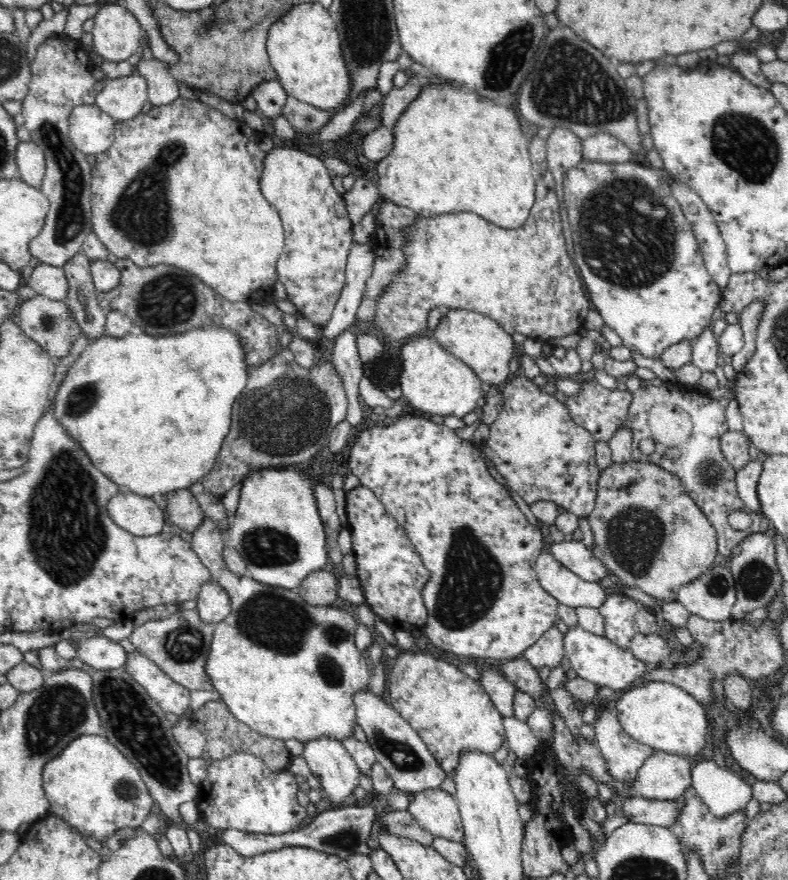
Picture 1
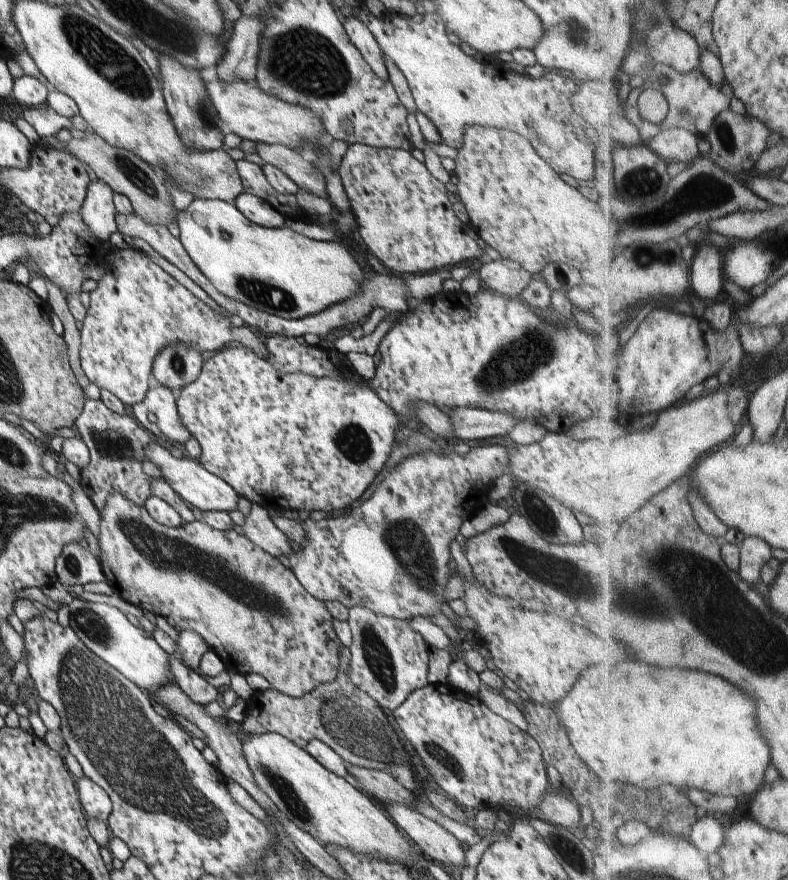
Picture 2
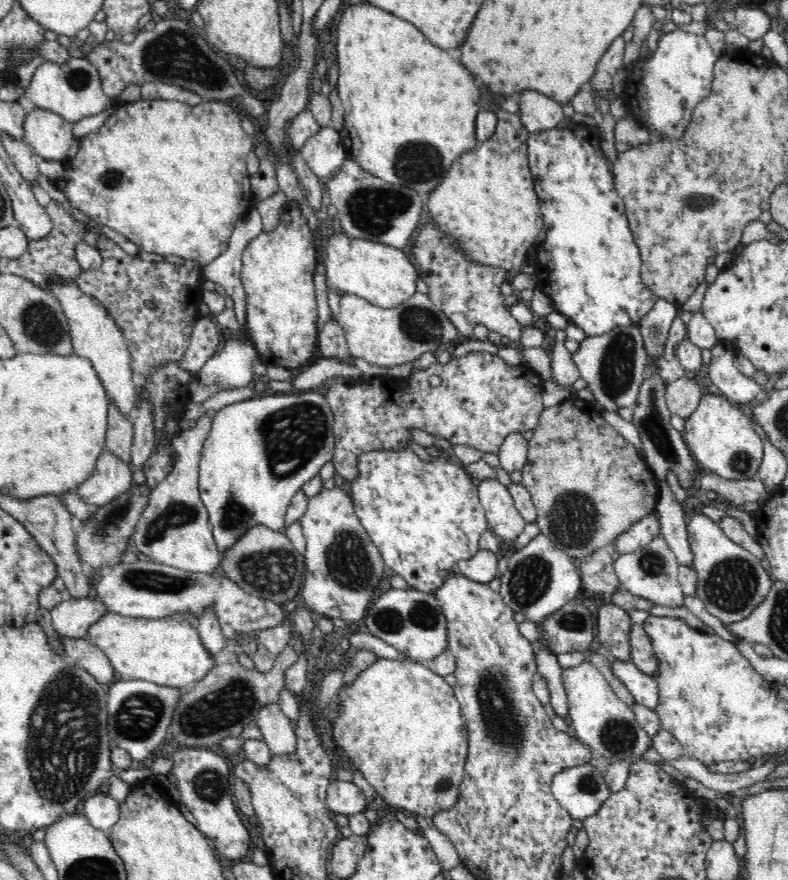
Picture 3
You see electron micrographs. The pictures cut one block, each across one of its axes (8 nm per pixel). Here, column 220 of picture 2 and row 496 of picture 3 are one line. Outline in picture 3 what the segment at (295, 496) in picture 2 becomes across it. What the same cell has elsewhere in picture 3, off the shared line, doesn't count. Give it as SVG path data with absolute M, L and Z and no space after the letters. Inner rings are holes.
M410 448L364 452L358 458L358 476L345 486L360 525L380 551L388 570L422 592L436 592L442 582L450 578L452 570L457 570L456 564L460 560L470 560L480 550L480 537L490 530L478 497L478 487L472 482L470 473L455 459L449 461L445 456L436 456L424 462Z

